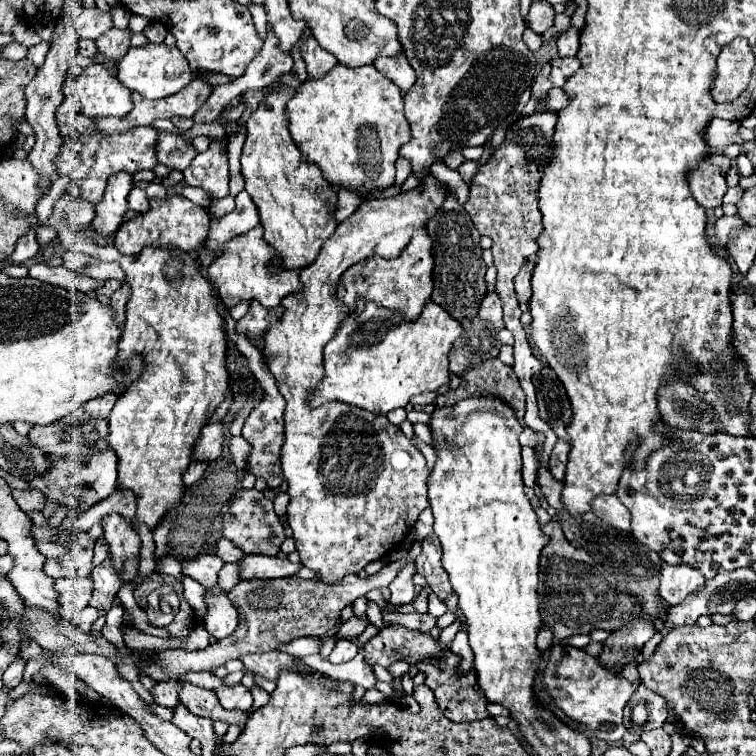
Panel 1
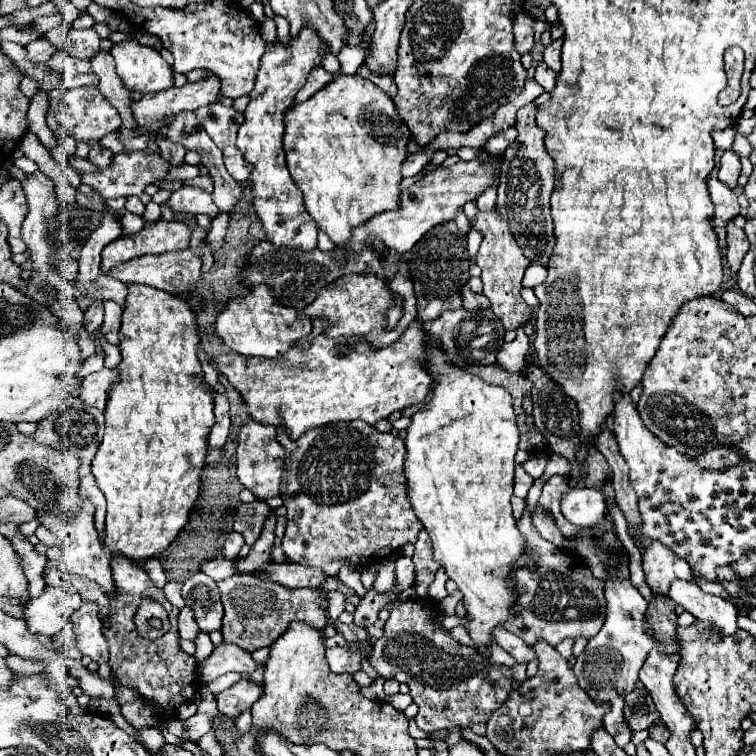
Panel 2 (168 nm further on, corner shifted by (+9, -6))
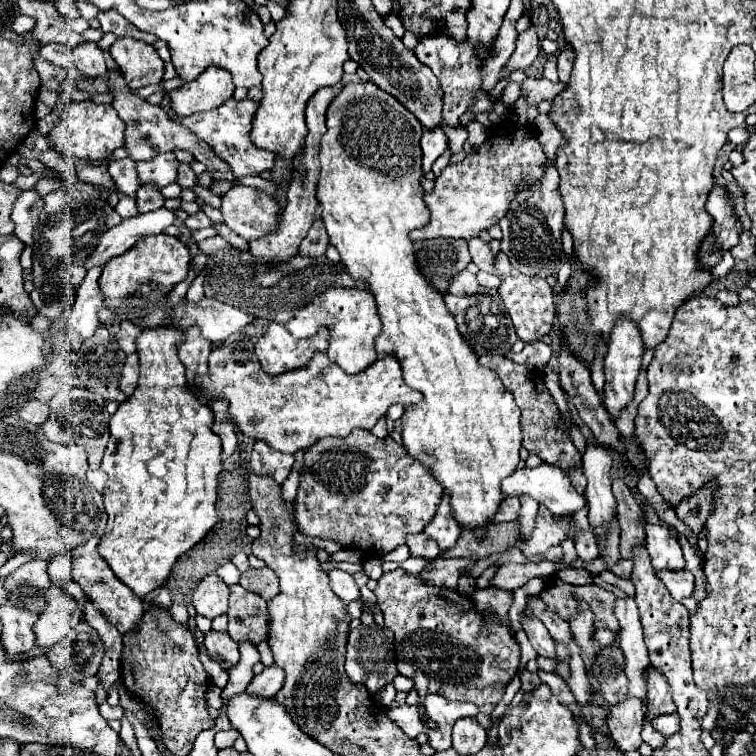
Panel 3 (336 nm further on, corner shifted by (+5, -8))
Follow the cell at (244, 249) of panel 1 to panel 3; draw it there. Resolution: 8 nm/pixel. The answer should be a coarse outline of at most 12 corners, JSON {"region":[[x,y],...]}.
{"region":[[270,323],[254,343],[262,369],[278,375],[324,351],[330,333],[294,339]]}

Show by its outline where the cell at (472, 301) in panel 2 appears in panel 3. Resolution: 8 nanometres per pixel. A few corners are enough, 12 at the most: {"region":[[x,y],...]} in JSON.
{"region":[[462,271],[450,283],[450,293],[468,297],[478,291],[476,275]]}

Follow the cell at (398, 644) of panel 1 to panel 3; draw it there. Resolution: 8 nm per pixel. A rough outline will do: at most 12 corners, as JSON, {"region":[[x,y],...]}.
{"region":[[402,569],[374,593],[424,699],[490,715],[518,671],[508,629]]}

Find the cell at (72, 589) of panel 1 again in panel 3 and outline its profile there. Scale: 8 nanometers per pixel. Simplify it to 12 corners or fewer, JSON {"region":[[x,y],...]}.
{"region":[[52,585],[34,623],[36,643],[52,647],[80,621],[76,599]]}

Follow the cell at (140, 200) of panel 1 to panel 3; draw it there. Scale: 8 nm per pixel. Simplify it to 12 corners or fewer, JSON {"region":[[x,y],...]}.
{"region":[[138,189],[140,213],[156,211],[164,205],[158,189]]}

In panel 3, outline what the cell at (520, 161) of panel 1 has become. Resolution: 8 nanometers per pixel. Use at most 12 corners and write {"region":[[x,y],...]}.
{"region":[[506,253],[494,257],[516,335],[536,341],[554,325],[546,279],[516,271]]}

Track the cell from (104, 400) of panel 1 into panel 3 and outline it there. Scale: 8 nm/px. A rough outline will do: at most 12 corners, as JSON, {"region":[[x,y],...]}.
{"region":[[138,355],[126,357],[120,391],[132,395],[138,383]]}

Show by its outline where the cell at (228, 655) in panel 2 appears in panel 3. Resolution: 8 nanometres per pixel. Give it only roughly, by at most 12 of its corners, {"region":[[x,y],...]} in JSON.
{"region":[[210,631],[206,649],[210,657],[238,665],[238,643],[228,633]]}

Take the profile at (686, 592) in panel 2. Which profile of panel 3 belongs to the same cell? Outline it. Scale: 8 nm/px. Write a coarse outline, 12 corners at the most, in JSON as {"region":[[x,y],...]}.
{"region":[[658,573],[676,601],[694,597],[694,575]]}

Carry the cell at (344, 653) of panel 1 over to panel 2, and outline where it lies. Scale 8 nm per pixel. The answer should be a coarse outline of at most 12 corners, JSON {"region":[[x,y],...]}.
{"region":[[330,647],[326,661],[334,673],[362,669],[358,647]]}

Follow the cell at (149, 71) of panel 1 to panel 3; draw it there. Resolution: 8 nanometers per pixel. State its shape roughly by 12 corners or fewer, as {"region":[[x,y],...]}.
{"region":[[132,37],[110,47],[130,89],[160,83],[164,61]]}

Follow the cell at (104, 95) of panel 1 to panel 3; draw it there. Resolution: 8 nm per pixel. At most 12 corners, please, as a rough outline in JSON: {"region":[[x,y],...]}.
{"region":[[72,101],[48,133],[56,151],[106,159],[122,147],[112,105]]}

